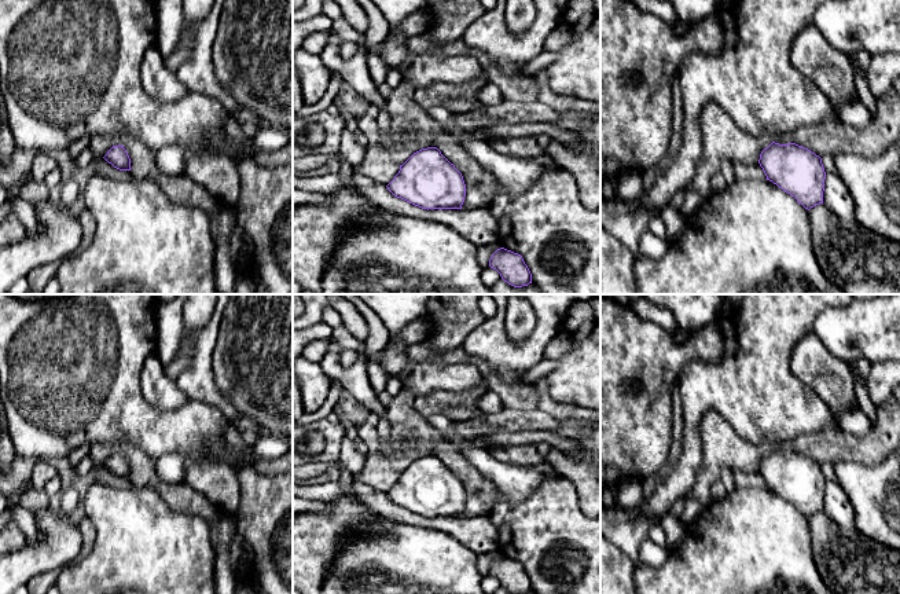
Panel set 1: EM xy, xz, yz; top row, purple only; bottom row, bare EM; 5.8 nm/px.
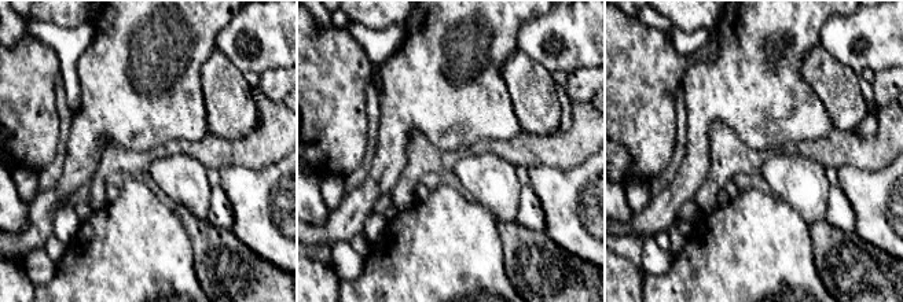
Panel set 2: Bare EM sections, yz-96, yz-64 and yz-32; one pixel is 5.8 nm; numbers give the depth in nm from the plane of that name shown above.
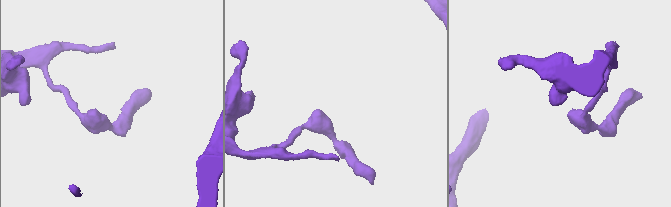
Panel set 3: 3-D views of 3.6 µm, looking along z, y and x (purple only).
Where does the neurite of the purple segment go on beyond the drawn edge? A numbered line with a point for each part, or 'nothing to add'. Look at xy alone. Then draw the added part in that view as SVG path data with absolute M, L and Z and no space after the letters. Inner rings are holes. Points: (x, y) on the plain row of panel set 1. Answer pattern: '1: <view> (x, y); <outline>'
nothing to add

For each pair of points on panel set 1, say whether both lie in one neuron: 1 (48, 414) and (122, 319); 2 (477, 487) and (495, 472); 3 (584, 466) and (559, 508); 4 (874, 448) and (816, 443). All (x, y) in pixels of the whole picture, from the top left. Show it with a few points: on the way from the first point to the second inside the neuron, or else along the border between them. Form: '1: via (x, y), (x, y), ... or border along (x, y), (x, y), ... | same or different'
1: via (59, 391), (70, 371), (99, 343) | same
2: border along (465, 454), (496, 488) | different
3: border along (559, 475), (573, 484), (577, 506), (584, 513) | different
4: via (860, 448), (830, 446) | same

